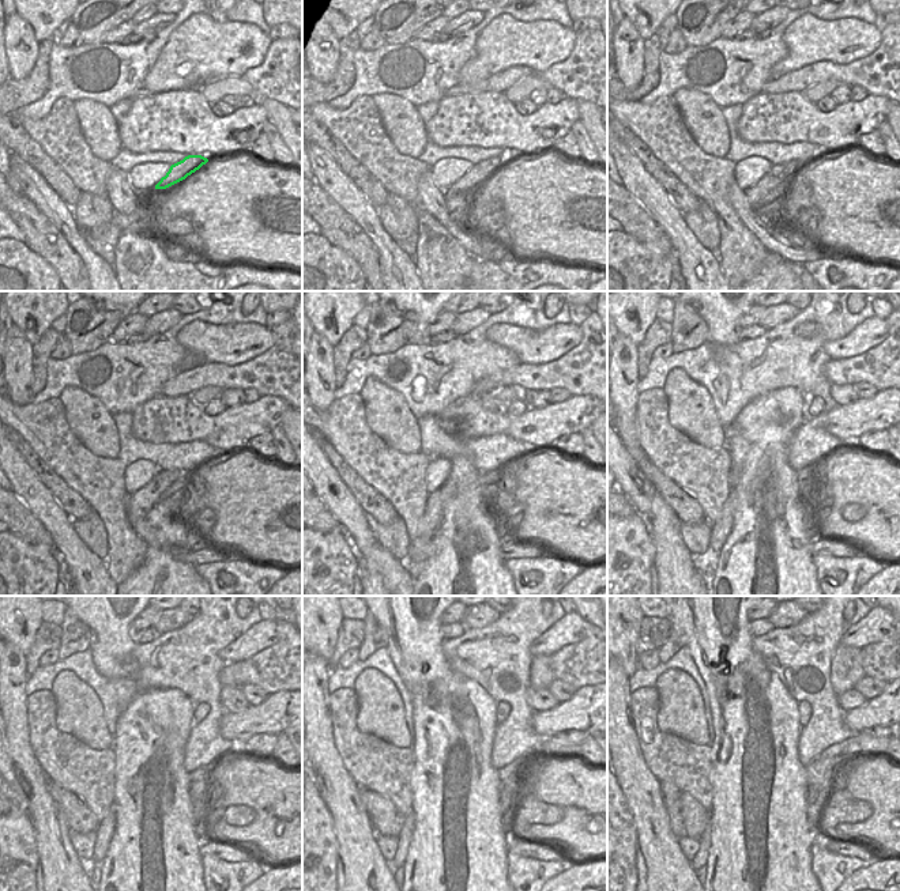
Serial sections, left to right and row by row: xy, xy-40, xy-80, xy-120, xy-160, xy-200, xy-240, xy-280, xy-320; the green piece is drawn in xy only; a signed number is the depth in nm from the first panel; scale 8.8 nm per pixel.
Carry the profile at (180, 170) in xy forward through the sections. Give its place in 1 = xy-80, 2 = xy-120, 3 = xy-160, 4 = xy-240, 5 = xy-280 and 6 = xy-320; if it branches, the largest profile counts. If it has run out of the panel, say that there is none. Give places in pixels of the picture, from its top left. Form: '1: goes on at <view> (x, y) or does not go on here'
1: goes on at xy-80 (771, 187)
2: goes on at xy-120 (165, 484)
3: goes on at xy-160 (435, 505)
4: goes on at xy-240 (106, 826)
5: goes on at xy-280 (406, 831)
6: goes on at xy-320 (700, 859)

